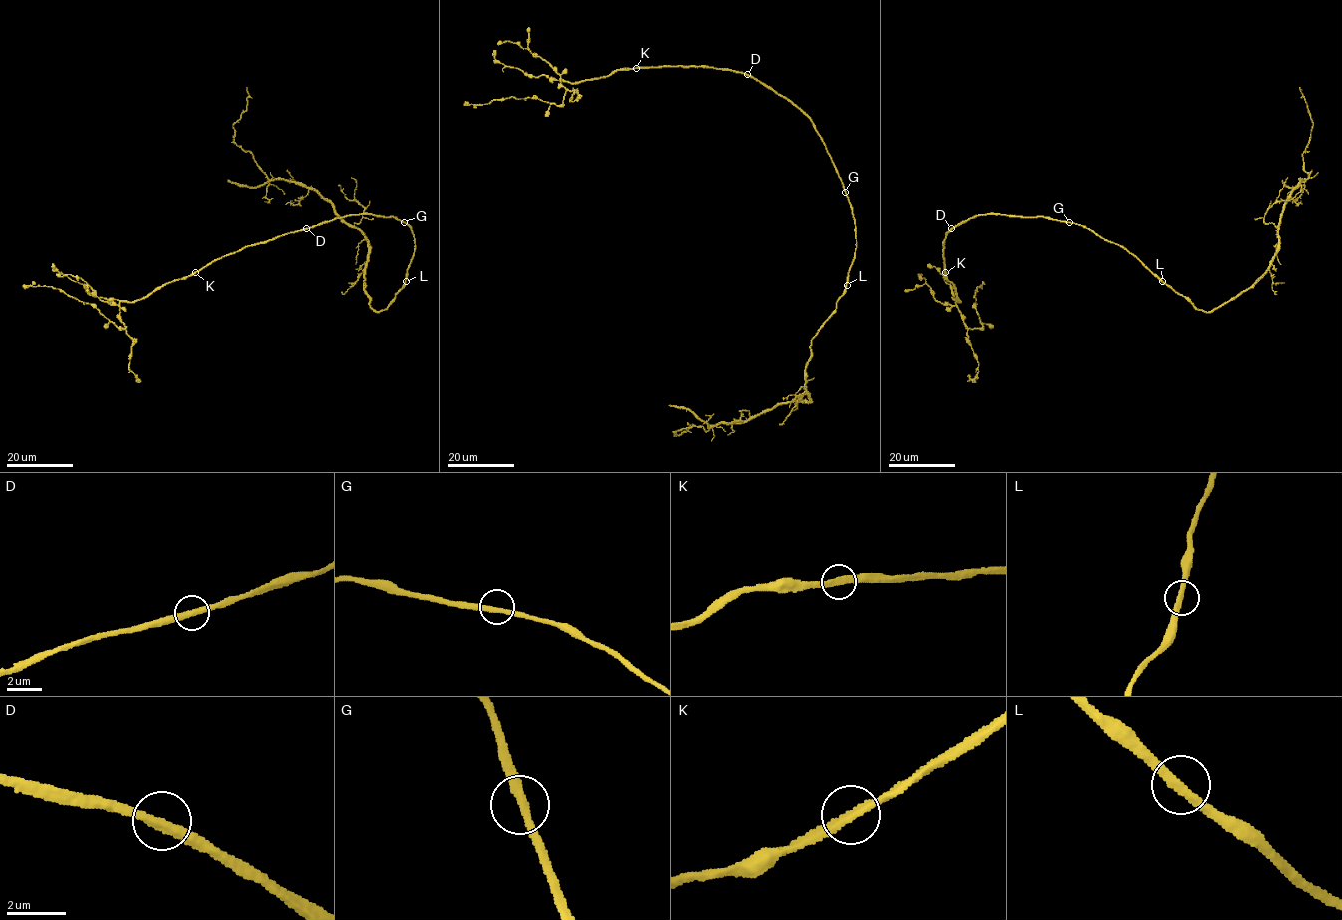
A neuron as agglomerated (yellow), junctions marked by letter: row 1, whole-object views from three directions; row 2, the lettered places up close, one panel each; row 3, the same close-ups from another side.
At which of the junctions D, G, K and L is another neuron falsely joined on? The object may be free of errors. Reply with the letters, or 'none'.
none

